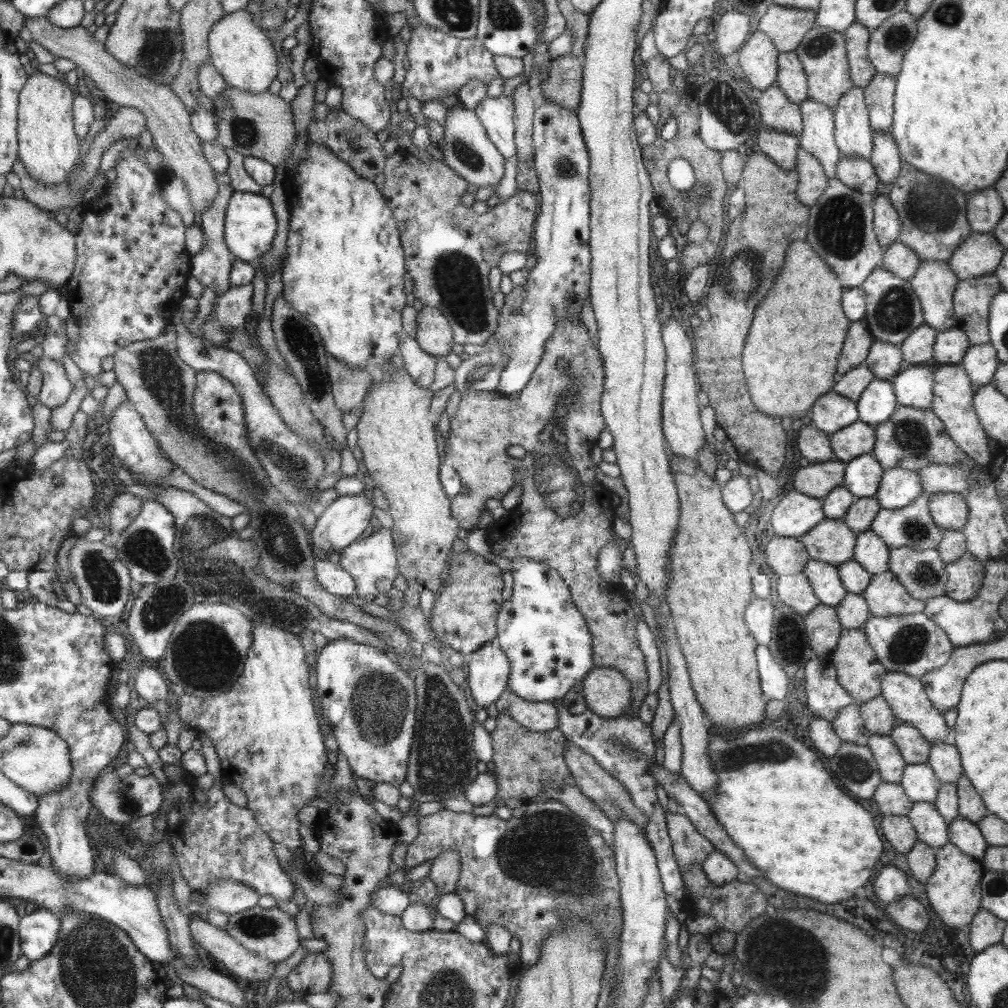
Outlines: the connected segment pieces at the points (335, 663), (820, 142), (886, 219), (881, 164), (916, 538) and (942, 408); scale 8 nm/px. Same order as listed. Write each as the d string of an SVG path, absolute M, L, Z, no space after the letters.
M354 639L329 641L318 650L318 655L319 702L352 772L375 783L400 786L408 777L411 744L415 739L416 680L378 647Z
M807 99L802 104L804 130L800 134L800 148L819 159L829 177L837 178L837 165L842 159L841 149L834 144L834 119L824 103Z
M881 194L875 196L873 210L875 213L873 226L877 238L883 249L888 250L888 247L897 242L897 238L900 236L901 218L898 218L898 211L890 202L890 199Z
M877 131L873 134L873 154L870 162L877 167L878 178L882 184L892 184L901 176L900 166L903 165L898 156L899 146L890 131Z
M925 493L913 505L896 510L881 508L873 520L872 530L888 543L891 552L903 546L908 546L912 550L937 550L945 534L945 531L934 522L932 511L929 509L929 496Z
M961 364L940 365L936 367L934 373L936 384L934 385L934 394L930 409L941 422L948 428L949 436L953 442L961 448L965 454L972 458L976 465L987 467L993 462L993 454L990 451L989 436L981 424L981 419L975 408L972 408L972 396L974 390L970 386L970 377L966 373L965 367Z

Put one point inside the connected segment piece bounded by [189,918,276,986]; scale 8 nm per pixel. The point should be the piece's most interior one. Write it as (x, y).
(241, 963)

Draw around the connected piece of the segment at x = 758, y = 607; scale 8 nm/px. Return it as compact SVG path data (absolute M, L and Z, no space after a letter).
M755 596L754 600L749 602L745 610L745 622L757 639L758 645L768 646L768 642L772 640L772 618L774 618L774 605L769 597Z

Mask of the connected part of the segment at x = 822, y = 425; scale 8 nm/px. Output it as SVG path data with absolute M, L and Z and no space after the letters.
M830 391L818 398L810 414L811 425L829 436L859 421L857 402L845 395Z

